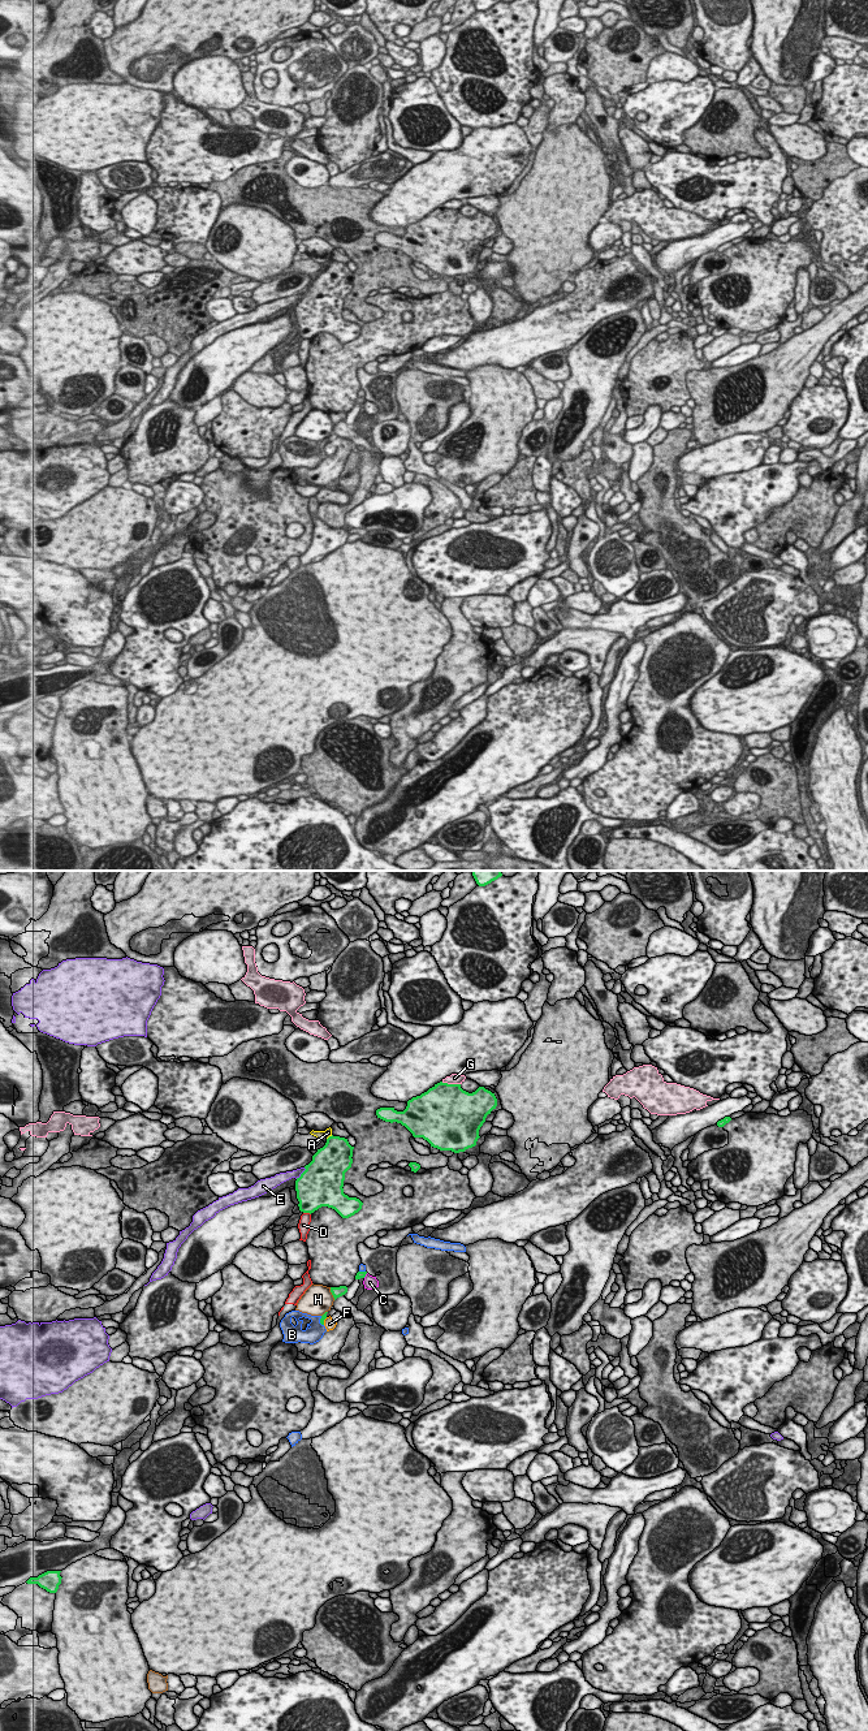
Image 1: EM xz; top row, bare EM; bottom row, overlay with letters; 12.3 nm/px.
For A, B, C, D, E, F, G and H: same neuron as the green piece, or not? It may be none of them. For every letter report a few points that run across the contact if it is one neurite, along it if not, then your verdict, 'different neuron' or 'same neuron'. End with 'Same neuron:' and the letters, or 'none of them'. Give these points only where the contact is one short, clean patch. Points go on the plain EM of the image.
A: xz (332, 260), (327, 264) | different neuron
B: different neuron
C: xz (367, 398), (363, 402) | different neuron
D: xz (303, 337), (310, 340) | different neuron
E: different neuron
F: different neuron
G: different neuron
H: different neuron
Same neuron: none of them

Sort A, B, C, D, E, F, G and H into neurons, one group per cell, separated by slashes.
A / B / C / D / E / F / G / H

